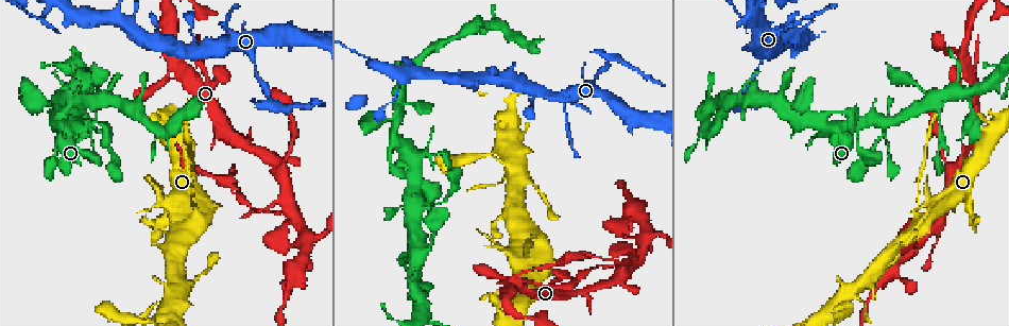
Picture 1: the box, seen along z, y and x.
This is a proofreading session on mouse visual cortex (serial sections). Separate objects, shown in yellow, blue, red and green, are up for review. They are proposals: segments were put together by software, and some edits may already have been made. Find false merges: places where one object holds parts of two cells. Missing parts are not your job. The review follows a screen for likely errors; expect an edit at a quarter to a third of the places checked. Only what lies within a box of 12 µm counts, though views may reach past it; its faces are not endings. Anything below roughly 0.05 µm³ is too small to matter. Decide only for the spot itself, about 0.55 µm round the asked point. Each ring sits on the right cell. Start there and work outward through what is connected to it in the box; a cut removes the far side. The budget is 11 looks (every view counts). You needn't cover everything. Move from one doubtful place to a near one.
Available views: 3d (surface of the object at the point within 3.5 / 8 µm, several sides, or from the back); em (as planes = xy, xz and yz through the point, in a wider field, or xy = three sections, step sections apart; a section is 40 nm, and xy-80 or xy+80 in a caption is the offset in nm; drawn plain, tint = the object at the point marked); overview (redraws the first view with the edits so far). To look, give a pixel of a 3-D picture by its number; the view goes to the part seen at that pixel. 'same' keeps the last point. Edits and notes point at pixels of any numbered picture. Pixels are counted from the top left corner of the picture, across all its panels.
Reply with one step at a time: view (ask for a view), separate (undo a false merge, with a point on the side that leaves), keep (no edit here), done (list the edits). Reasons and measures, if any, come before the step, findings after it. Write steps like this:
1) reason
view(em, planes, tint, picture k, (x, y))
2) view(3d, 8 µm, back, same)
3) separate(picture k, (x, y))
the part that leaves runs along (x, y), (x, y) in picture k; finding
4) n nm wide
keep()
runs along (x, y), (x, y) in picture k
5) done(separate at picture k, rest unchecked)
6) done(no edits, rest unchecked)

narrows sharply
view(3d, 3.5 µm, picture 1, (190, 187))

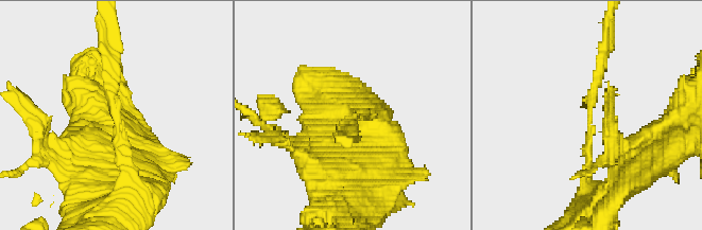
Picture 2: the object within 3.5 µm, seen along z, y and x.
arms of 150, 150 nm; shape alone is not enough
view(em, xy, step 2, tint, picture 2, (352, 119))

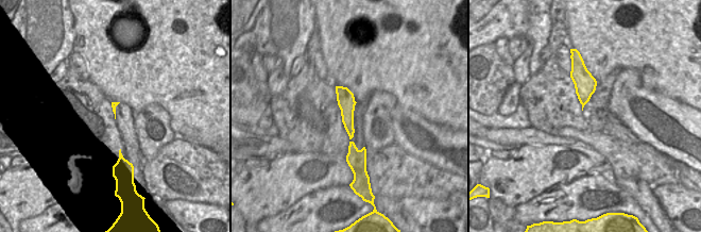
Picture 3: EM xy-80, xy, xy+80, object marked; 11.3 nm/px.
cut it another way
view(em, xy, step 3, tint, same)

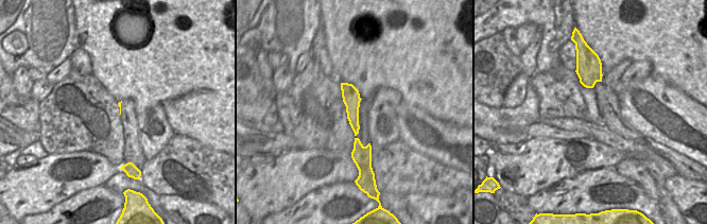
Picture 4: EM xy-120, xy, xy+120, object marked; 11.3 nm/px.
separate(picture 2, (594, 88))
the part that leaves runs along (592, 121), (588, 102), (611, 30) in picture 2; a second cell is stuck on

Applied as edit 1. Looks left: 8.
redraw
view(overview)

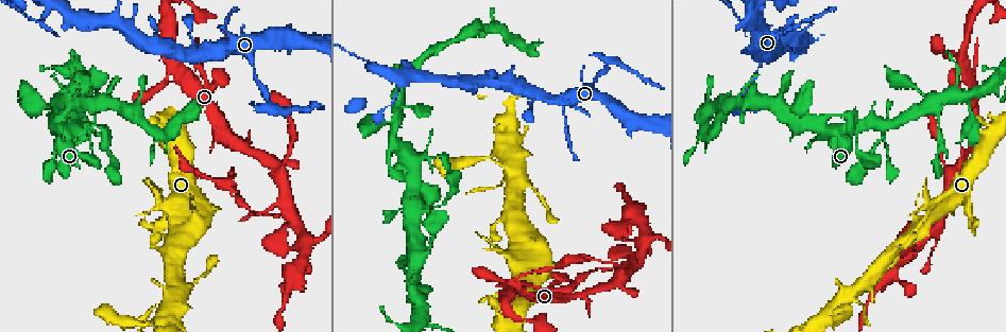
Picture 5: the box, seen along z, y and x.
thin arm on a thick one
view(3d, 3.5 µm, picture 5, (854, 126))

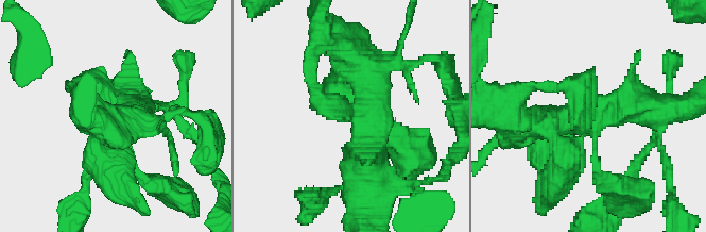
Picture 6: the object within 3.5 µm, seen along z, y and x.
4 arms; arms of 150, 250, 350, 600 nm
view(em, xy, step 1, plain, picture 6, (369, 107))

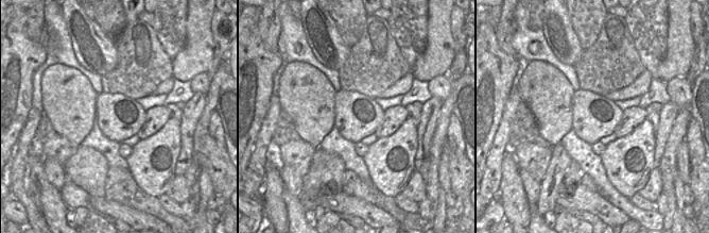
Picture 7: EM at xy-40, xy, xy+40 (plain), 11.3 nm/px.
where the object lies
view(em, xy, step 1, tint, same)

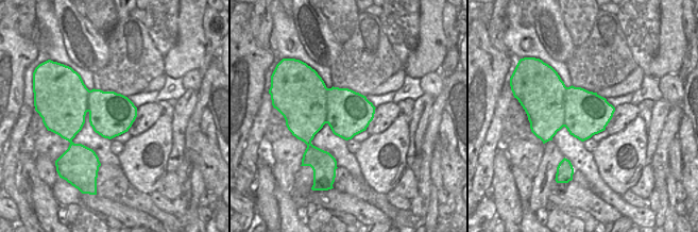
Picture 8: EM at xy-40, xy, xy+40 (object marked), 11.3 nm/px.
keep()
runs along (337, 75), (368, 80), (362, 172) in picture 6; one cell here

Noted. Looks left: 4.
sharp bend
view(3d, 3.5 µm, picture 5, (44, 19))

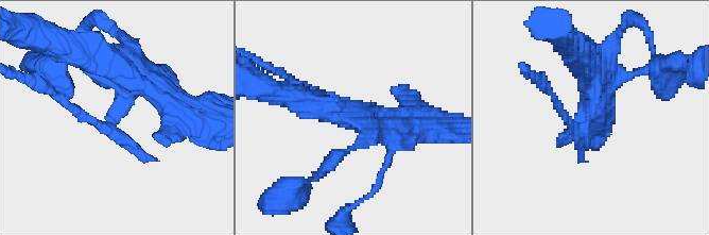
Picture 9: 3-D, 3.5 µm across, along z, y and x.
keep()
runs along (400, 126), (351, 120), (299, 82) in picture 9; one cell here

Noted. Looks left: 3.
branch point
view(3d, 3.5 µm, picture 5, (992, 86))

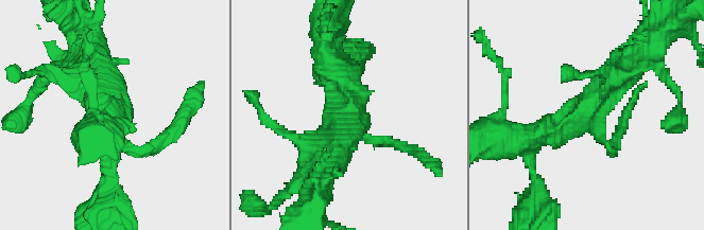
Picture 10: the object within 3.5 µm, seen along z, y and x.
3 arms; arms of 150, 350, 450 nm; need the tissue
view(em, xy, step 3, tint, picture 10, (349, 112))

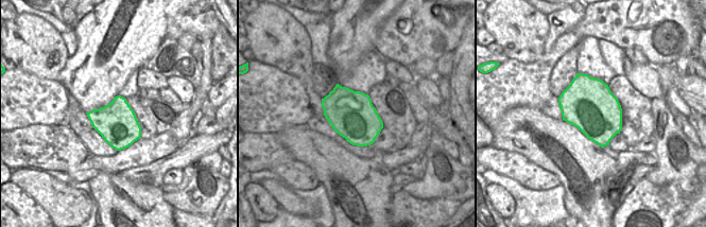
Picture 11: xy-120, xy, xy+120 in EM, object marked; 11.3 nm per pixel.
keep()
runs along (527, 137), (578, 121), (619, 75) in picture 10; all the same cell

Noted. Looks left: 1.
done(separate at picture 2, rest unchecked)

